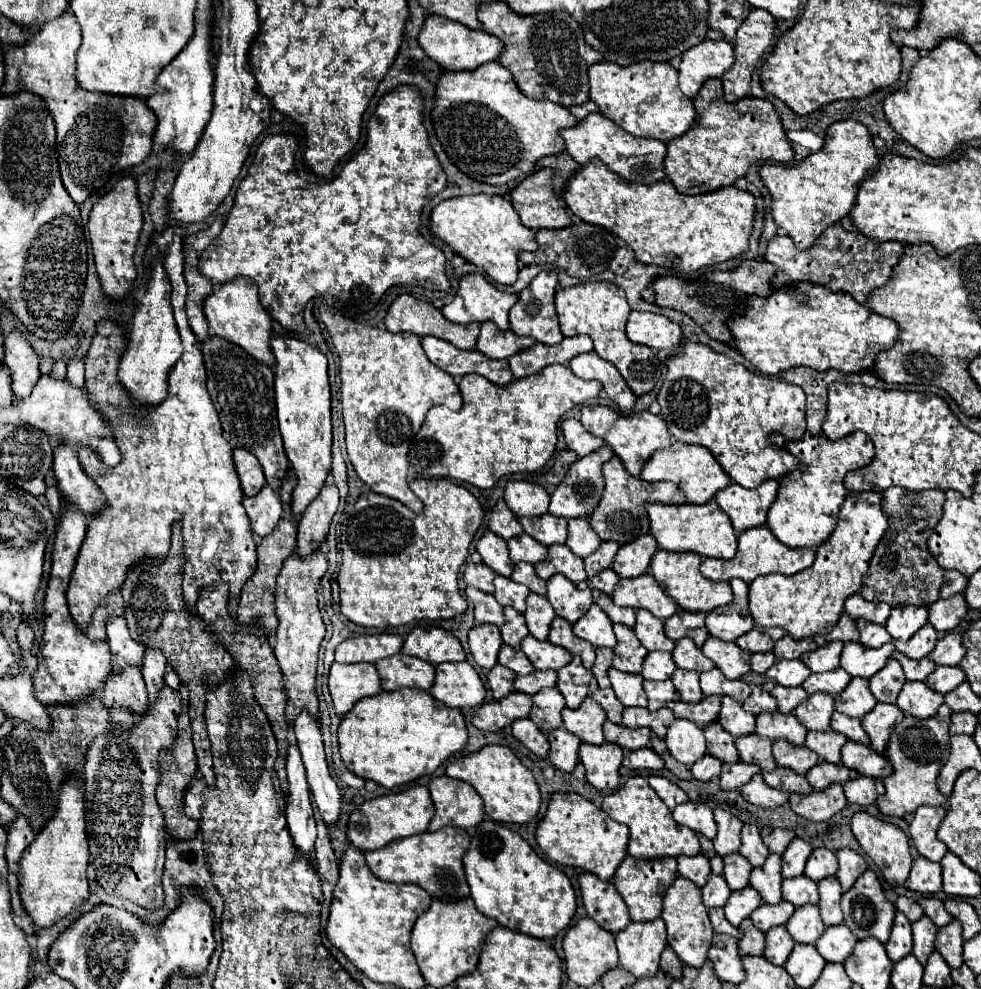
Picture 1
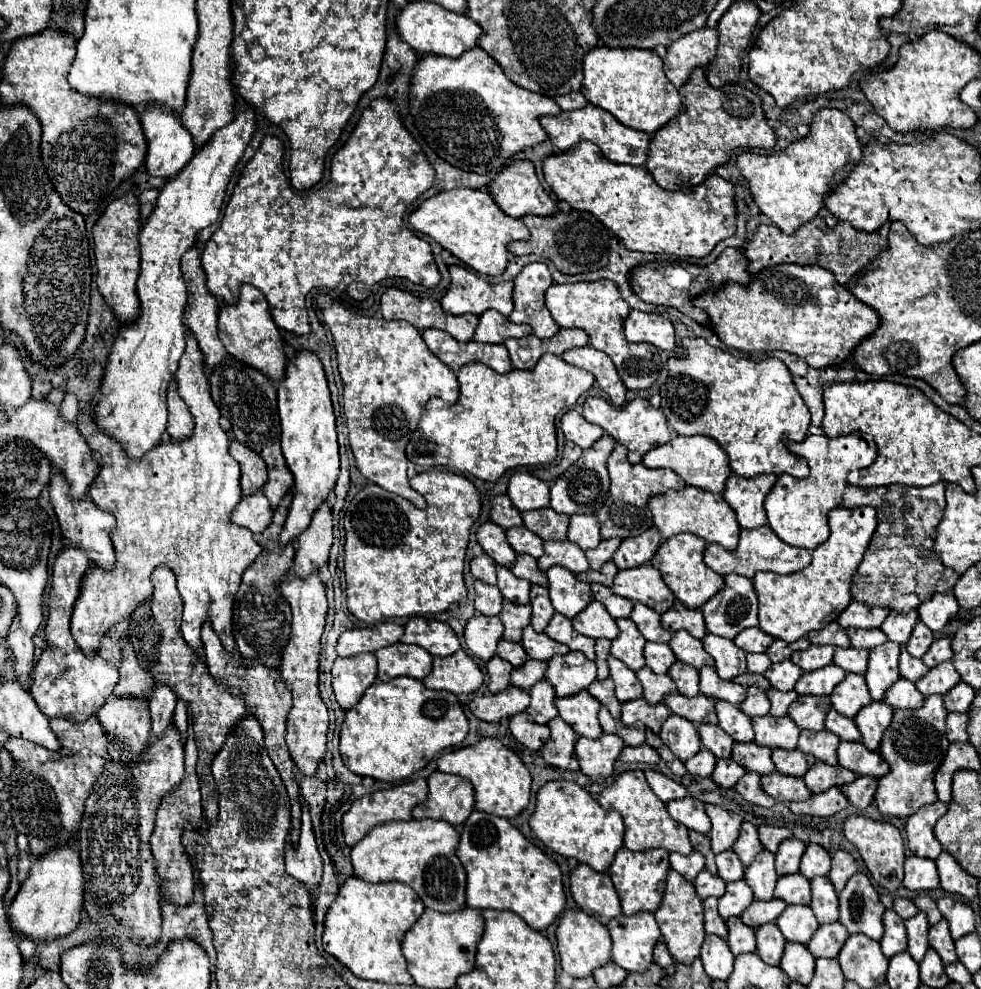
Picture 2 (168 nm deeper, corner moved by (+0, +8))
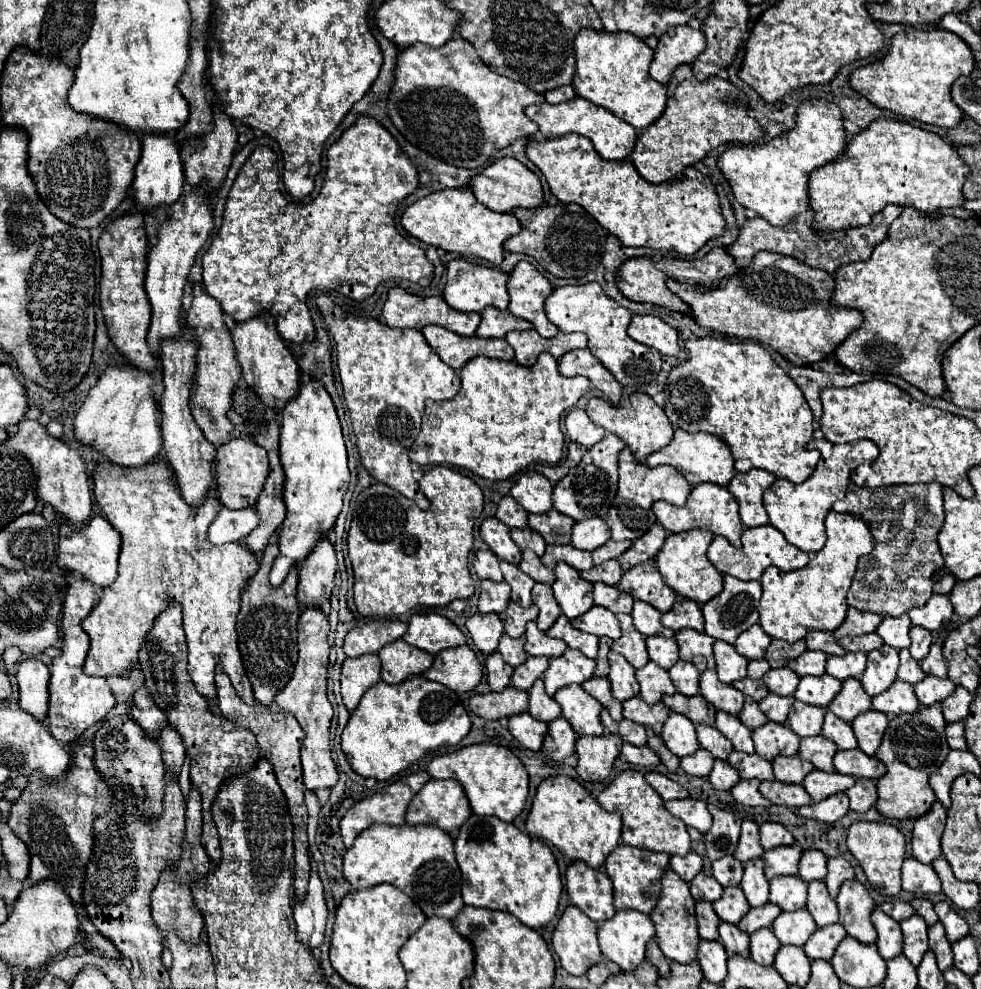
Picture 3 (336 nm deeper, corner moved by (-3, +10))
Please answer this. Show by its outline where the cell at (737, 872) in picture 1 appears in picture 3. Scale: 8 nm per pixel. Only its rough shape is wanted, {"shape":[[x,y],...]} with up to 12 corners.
{"shape":[[733,855],[711,869],[721,887],[739,885],[743,865]]}

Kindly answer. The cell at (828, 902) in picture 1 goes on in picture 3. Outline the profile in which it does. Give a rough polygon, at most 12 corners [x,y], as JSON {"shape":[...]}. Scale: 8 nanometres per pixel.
{"shape":[[823,881],[809,883],[807,911],[817,927],[839,921]]}

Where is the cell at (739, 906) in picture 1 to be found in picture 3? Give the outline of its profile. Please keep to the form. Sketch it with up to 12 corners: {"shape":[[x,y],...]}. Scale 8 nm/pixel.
{"shape":[[727,887],[713,903],[725,923],[739,923],[749,911],[739,887]]}

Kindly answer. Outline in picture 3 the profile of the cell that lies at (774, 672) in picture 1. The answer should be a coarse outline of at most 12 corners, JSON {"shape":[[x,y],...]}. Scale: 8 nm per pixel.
{"shape":[[789,667],[771,669],[763,683],[771,693],[789,697],[799,677]]}

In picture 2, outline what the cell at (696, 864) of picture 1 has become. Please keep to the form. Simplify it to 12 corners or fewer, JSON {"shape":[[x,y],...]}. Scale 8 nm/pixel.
{"shape":[[670,853],[670,865],[694,881],[704,869],[704,855]]}

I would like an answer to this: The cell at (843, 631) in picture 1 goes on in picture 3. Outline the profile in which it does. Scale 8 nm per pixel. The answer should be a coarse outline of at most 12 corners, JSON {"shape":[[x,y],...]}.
{"shape":[[807,633],[805,643],[811,651],[841,657],[847,653],[837,645],[833,633]]}

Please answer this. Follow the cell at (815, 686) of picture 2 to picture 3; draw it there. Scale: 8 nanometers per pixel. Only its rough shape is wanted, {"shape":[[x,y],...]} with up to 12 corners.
{"shape":[[825,673],[801,677],[793,697],[827,707],[841,681]]}

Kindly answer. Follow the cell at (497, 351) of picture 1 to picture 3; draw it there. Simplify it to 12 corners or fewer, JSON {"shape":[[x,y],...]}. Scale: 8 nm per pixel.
{"shape":[[487,307],[477,335],[503,339],[513,329],[531,329],[509,311]]}

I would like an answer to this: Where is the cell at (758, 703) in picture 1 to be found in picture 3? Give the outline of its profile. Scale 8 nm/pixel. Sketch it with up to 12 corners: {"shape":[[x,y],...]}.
{"shape":[[745,699],[739,713],[751,731],[767,723],[757,701]]}

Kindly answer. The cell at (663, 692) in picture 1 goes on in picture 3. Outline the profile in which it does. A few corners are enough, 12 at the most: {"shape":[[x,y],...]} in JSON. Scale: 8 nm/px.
{"shape":[[649,661],[637,669],[641,699],[651,705],[675,693],[669,673]]}

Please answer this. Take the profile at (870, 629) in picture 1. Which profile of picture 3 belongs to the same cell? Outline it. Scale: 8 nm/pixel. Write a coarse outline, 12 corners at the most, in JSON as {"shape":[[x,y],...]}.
{"shape":[[877,633],[843,637],[839,645],[847,651],[869,653],[883,641]]}

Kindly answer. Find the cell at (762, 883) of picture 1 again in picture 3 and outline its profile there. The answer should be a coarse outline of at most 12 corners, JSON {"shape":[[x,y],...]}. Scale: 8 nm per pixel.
{"shape":[[763,859],[743,865],[739,887],[751,907],[769,901],[769,881],[763,875]]}

